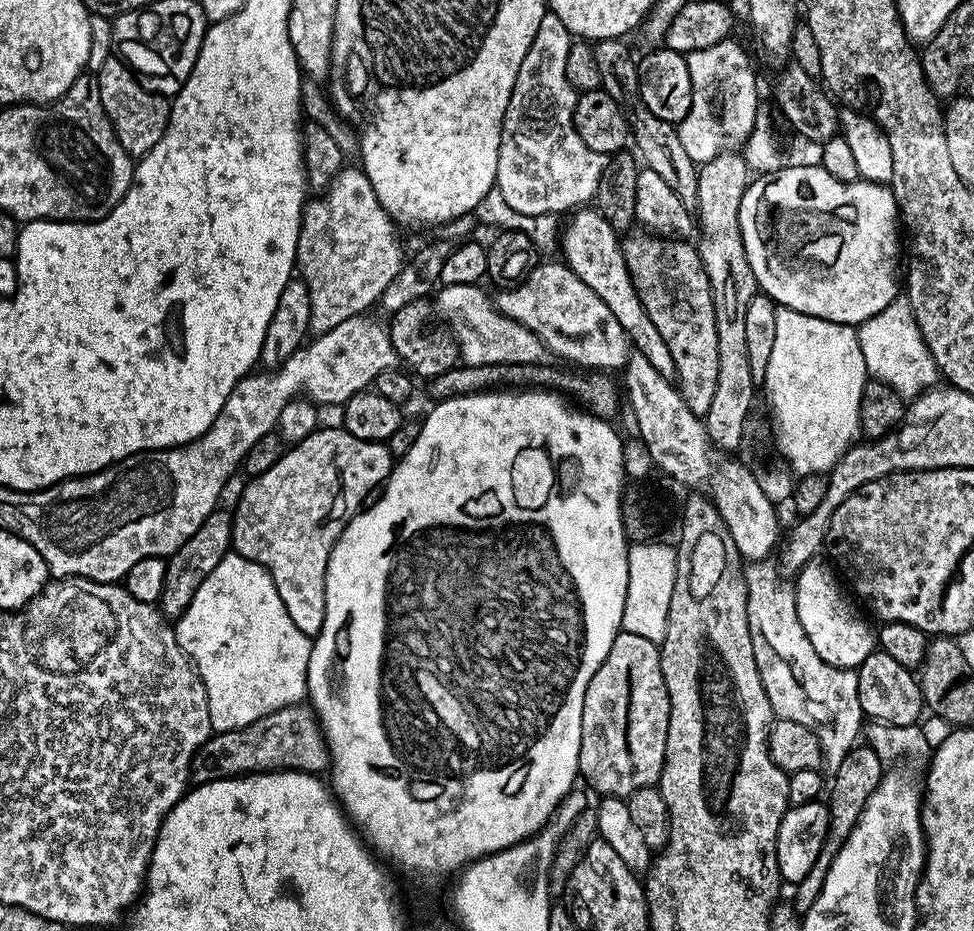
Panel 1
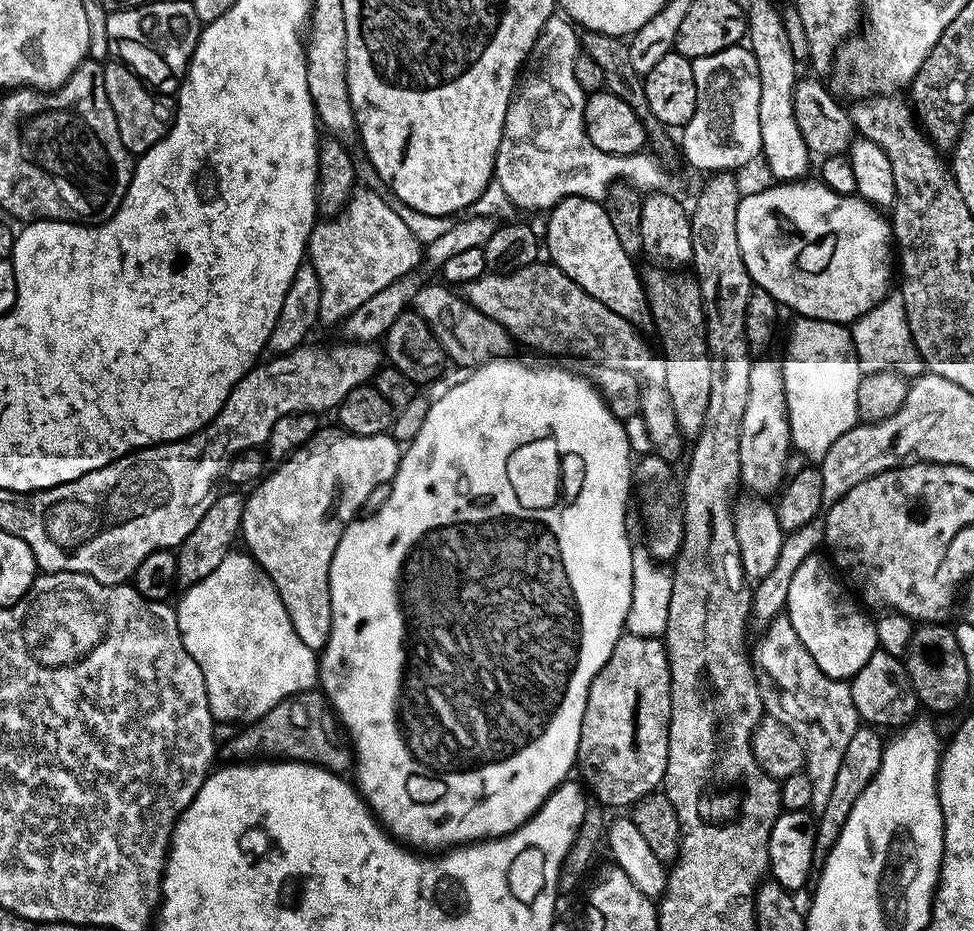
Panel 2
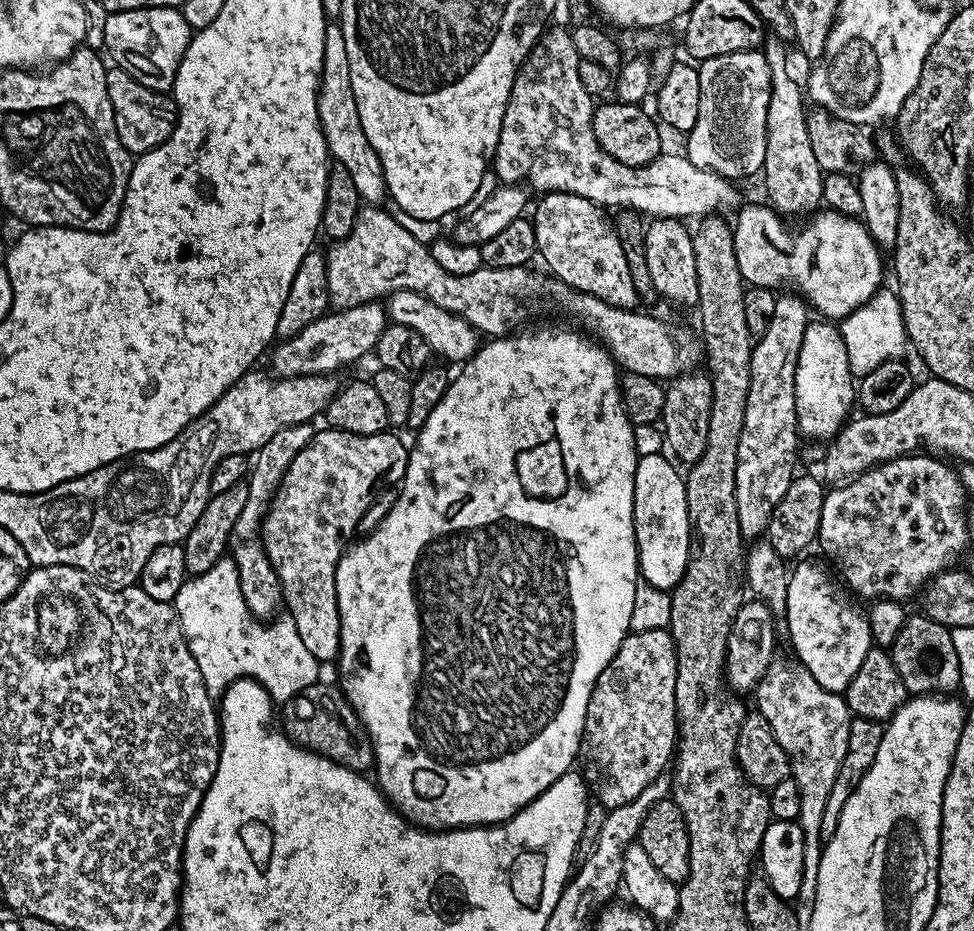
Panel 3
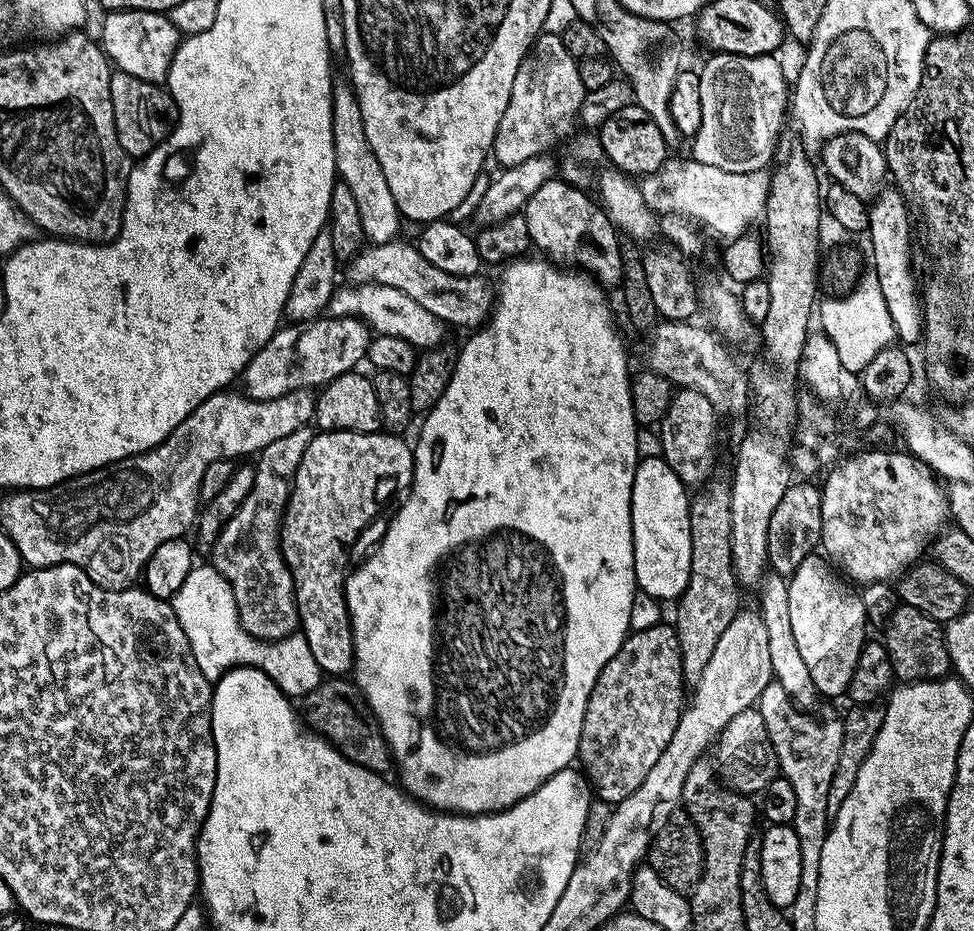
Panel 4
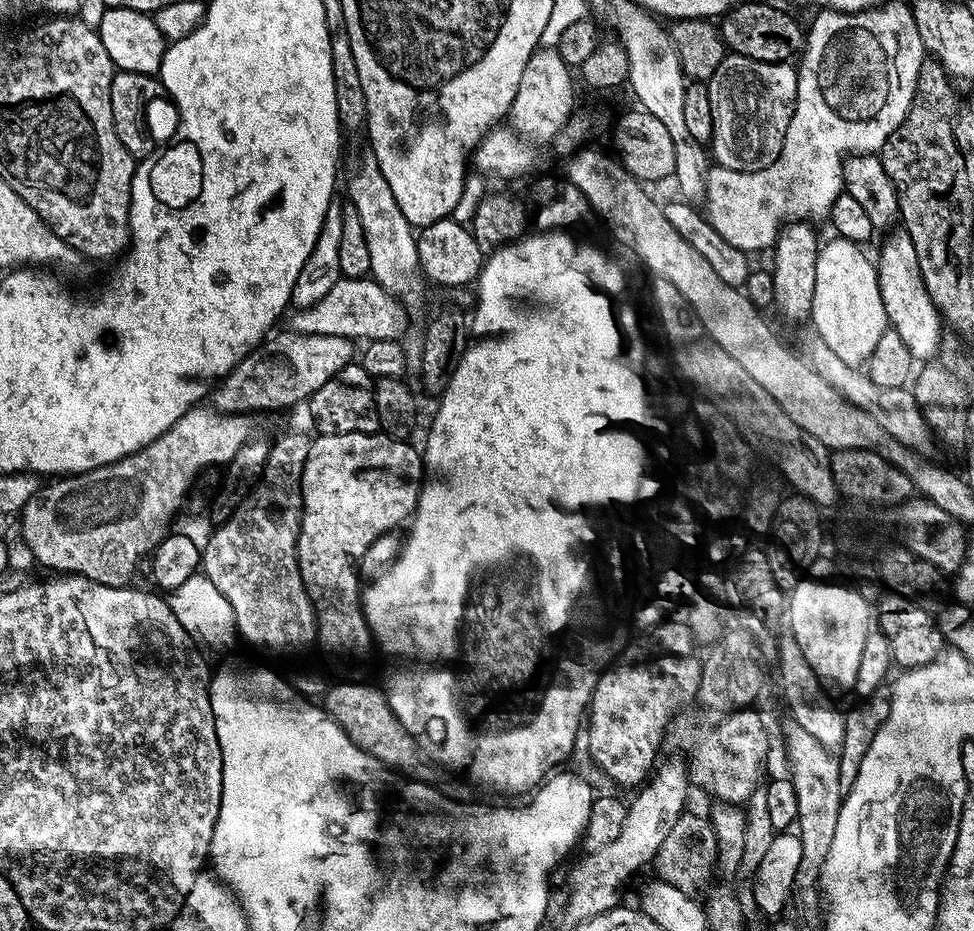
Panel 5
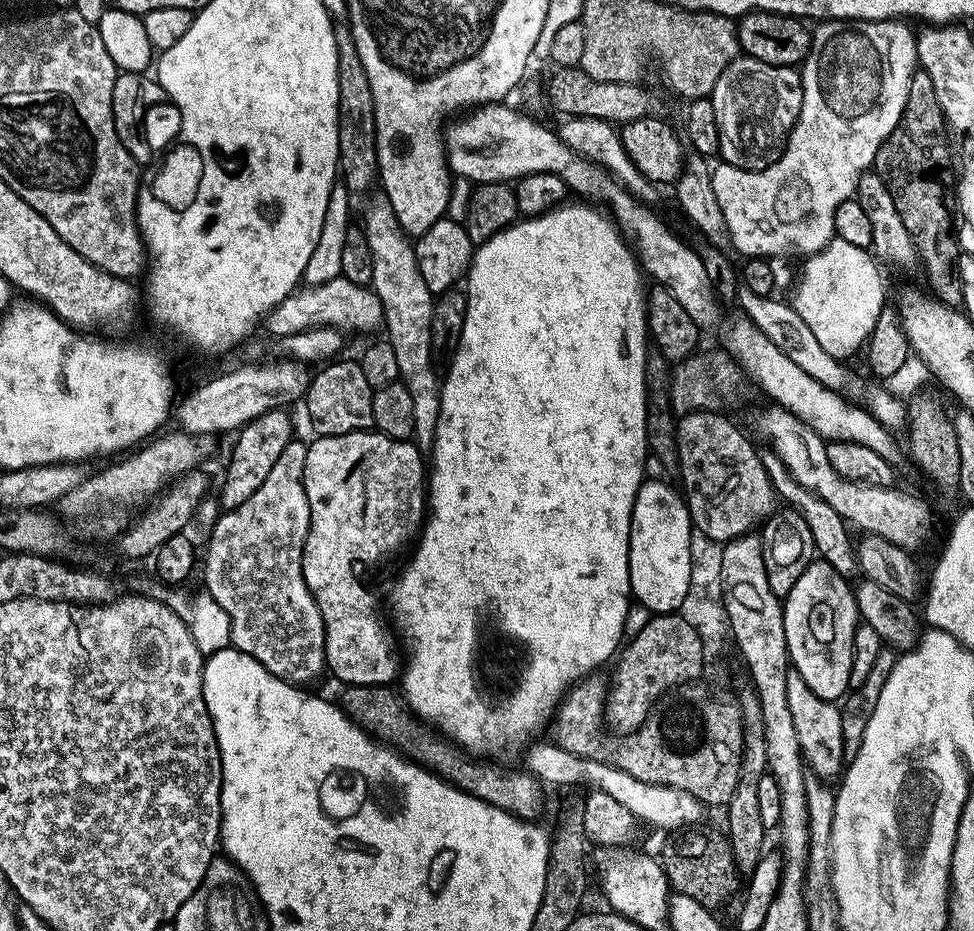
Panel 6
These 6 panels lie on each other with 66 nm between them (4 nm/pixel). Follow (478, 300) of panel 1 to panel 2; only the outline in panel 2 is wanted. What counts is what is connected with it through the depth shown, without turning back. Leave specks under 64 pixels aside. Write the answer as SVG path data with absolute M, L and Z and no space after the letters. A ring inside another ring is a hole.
M425 283L420 286L411 307L430 326L430 330L444 347L445 357L451 363L453 360L454 363L461 364L464 370L472 370L490 360L507 357L511 353L508 351L514 347L511 334L498 322L494 322L494 318L486 318L486 314L482 314L473 304L468 303L463 295L456 293L455 296L451 287L440 284Z

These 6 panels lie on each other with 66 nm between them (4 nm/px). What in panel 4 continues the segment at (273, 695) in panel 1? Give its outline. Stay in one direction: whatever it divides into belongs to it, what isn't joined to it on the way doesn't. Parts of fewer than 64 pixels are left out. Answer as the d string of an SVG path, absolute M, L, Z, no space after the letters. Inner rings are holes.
M194 566L190 574L186 574L186 582L182 582L182 590L178 590L170 603L190 642L198 670L202 670L210 682L220 680L232 668L243 666L265 672L289 698L317 691L322 673L303 634L293 634L281 640L259 640L246 634L238 618L234 594L217 568Z

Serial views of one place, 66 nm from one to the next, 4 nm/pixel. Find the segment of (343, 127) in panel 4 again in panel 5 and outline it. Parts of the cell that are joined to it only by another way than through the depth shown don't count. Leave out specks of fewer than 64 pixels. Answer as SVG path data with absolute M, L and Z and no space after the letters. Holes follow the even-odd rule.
M365 154L360 165L349 174L347 199L354 210L358 210L358 219L362 221L362 230L366 234L371 279L379 282L405 309L418 307L424 300L424 286L420 282L422 276L416 249L417 233L412 224L406 222L402 210L398 210L398 202L394 202L394 194L386 178L382 178L382 170L375 156Z

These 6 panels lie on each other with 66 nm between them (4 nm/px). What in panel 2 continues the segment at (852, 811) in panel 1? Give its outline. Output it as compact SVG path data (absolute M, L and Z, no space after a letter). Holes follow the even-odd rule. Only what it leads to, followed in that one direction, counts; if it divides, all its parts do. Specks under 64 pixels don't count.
M862 724L856 728L854 737L850 738L850 743L846 746L846 752L842 756L842 763L838 766L838 773L835 774L833 793L830 794L826 806L820 809L816 820L815 848L812 855L813 869L823 868L825 858L829 856L830 850L838 840L838 835L841 834L842 826L846 824L846 820L850 816L854 802L866 790L866 786L873 780L874 774L881 768L886 743L881 736L883 735L875 727Z

